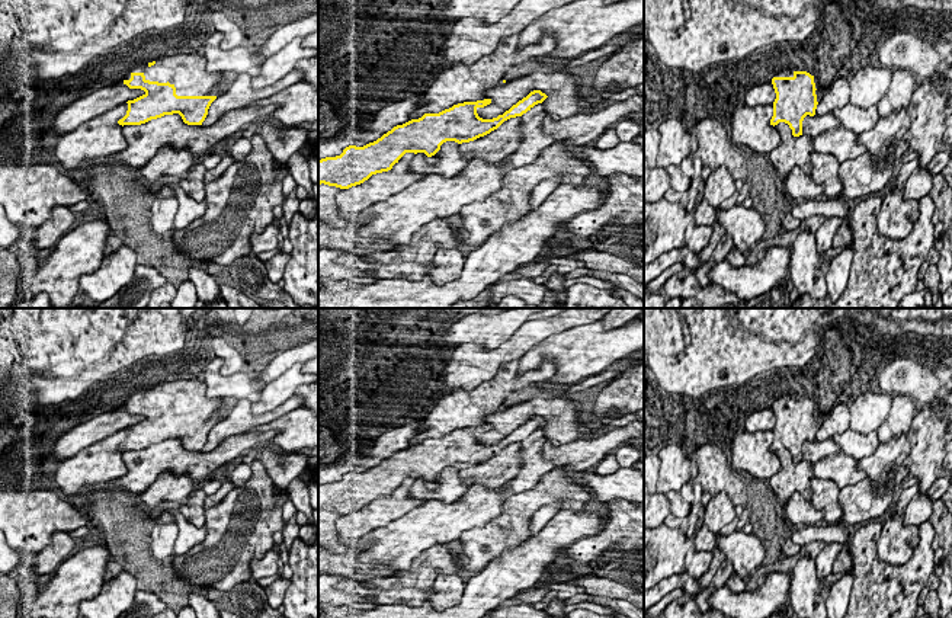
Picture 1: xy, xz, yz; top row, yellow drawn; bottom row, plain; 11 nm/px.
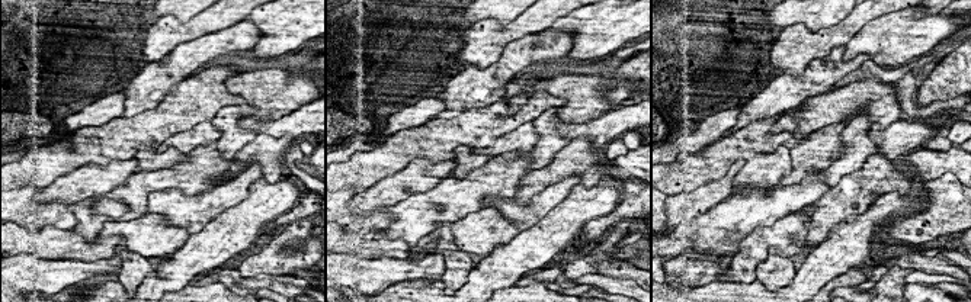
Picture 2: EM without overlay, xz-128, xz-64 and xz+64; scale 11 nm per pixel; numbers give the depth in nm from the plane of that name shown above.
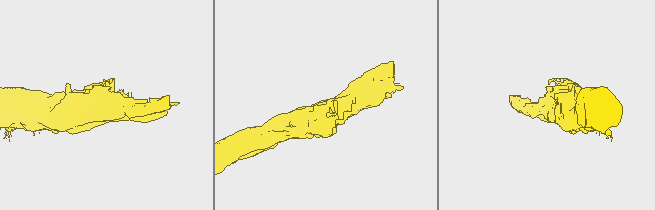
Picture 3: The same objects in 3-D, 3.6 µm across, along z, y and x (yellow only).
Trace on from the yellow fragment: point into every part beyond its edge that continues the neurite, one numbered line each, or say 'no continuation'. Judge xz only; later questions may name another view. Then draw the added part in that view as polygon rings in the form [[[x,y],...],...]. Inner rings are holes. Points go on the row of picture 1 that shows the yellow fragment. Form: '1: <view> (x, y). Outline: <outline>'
no continuation

